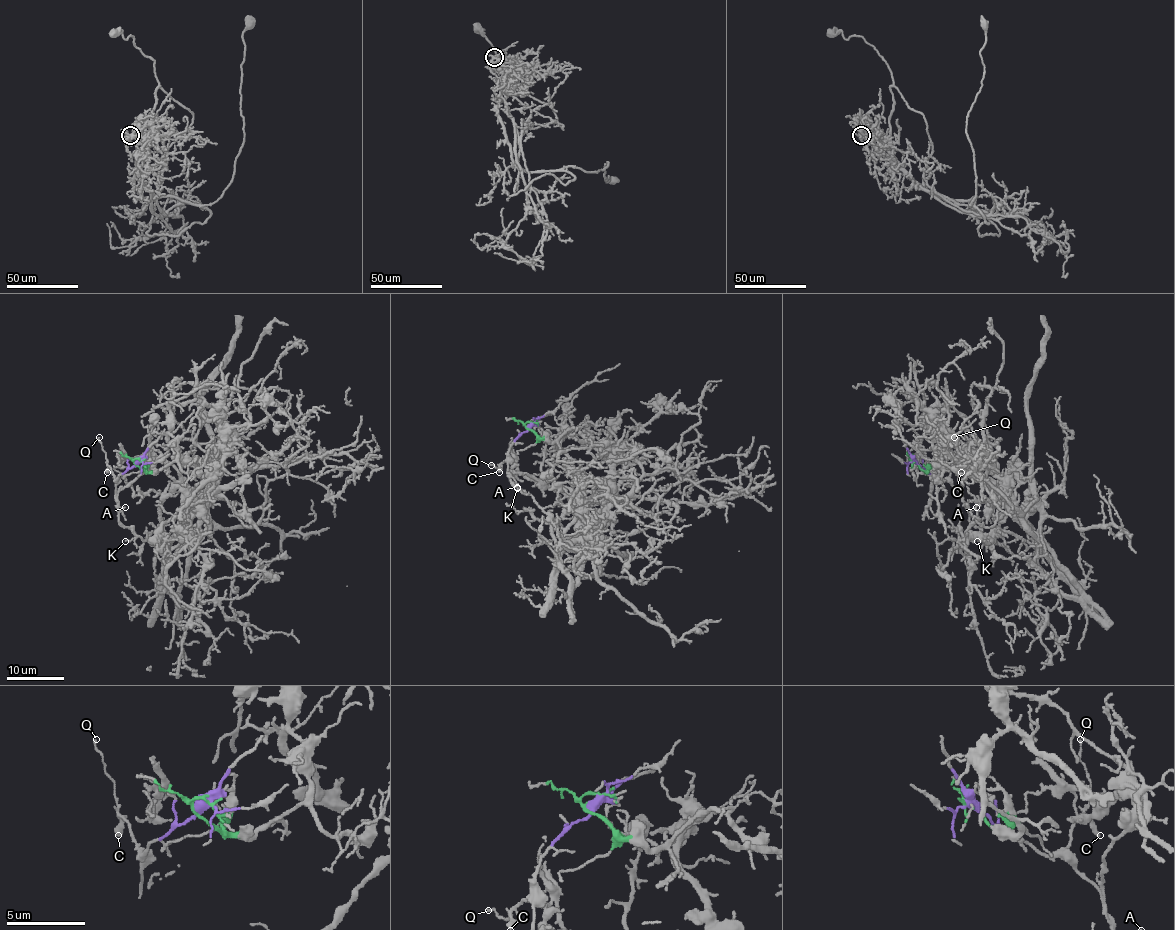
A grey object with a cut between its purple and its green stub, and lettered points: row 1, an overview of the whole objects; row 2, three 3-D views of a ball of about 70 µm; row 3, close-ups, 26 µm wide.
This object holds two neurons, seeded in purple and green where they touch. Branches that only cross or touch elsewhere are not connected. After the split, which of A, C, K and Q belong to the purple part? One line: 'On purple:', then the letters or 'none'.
On purple: A, C, K, Q

